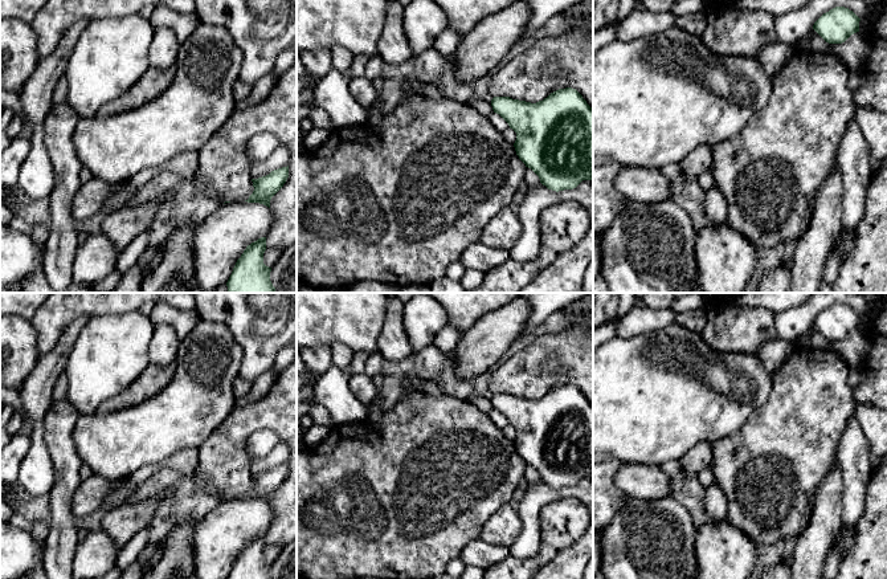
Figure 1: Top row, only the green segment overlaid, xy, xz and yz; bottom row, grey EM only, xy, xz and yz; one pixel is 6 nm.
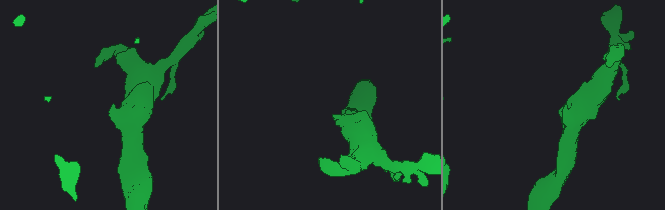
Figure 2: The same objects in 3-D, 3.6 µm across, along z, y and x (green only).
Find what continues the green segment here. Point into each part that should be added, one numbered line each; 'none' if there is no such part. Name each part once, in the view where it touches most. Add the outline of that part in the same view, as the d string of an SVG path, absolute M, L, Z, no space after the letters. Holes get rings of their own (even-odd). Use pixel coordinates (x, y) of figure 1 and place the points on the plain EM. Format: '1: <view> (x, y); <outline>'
none

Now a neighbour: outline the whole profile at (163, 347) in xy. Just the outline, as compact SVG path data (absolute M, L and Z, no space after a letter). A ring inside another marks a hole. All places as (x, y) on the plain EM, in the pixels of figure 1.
M158 325L154 327L148 347L150 363L165 367L176 360L180 338L172 325Z

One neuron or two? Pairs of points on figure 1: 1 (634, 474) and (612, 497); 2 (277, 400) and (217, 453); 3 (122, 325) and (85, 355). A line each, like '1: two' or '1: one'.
1: two
2: one
3: one

